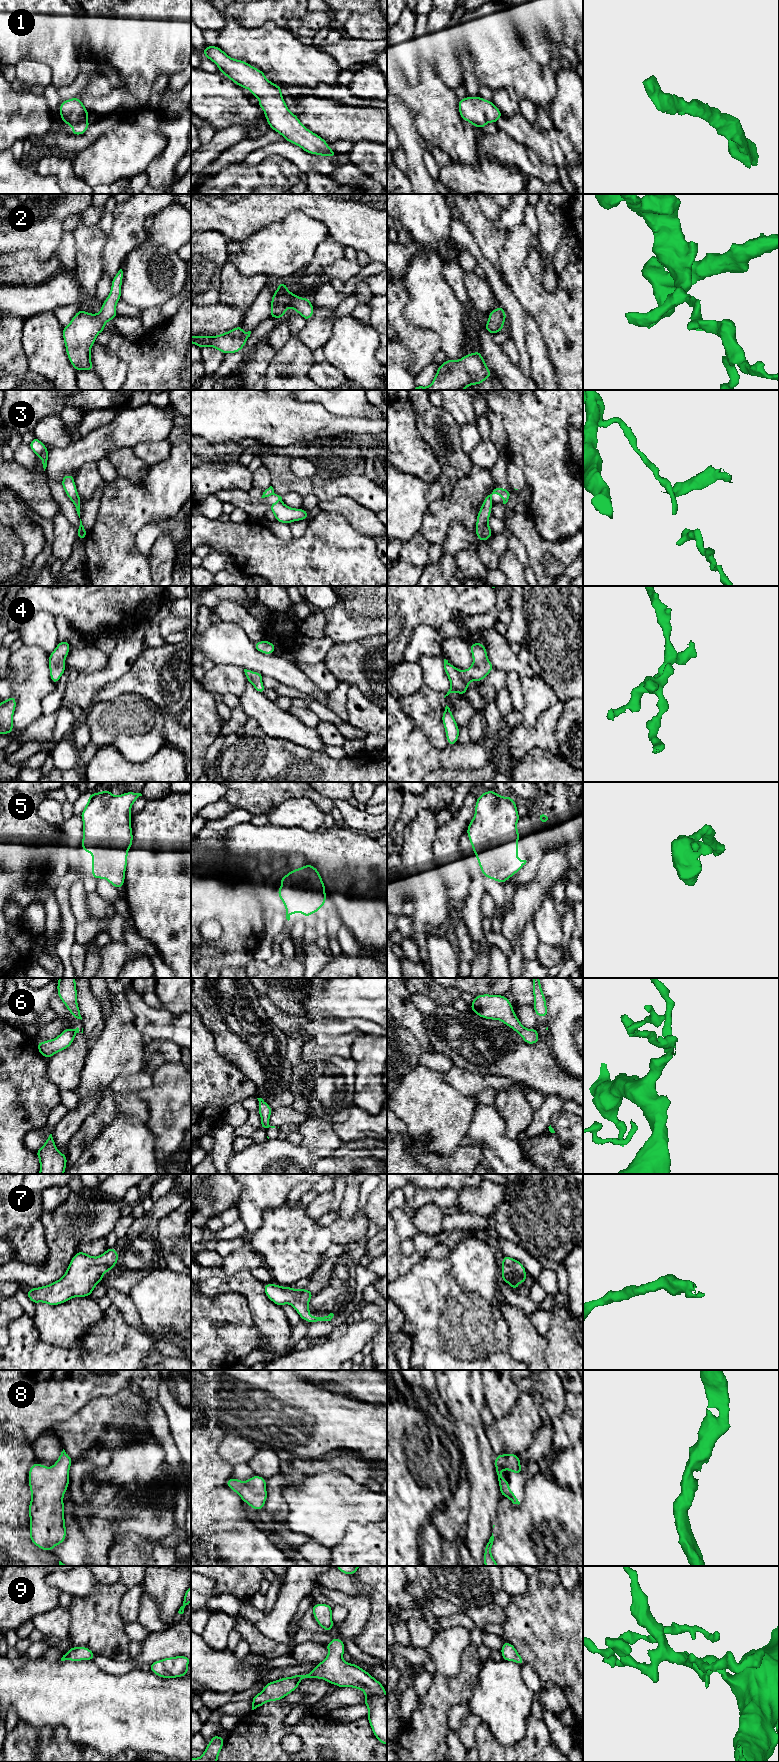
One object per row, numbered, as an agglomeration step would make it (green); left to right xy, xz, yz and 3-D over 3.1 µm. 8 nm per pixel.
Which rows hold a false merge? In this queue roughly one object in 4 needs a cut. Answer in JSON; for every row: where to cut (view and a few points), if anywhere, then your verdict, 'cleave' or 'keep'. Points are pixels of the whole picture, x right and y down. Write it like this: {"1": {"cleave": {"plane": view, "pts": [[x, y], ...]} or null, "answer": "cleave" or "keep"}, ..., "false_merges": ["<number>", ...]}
{"1": {"cleave": null, "answer": "keep"}, "2": {"cleave": null, "answer": "keep"}, "3": {"cleave": {"plane": "yz", "pts": [[489, 494], [491, 496]]}, "answer": "cleave"}, "4": {"cleave": null, "answer": "keep"}, "5": {"cleave": null, "answer": "keep"}, "6": {"cleave": {"plane": "xy", "pts": [[73, 1031], [75, 1034]]}, "answer": "cleave"}, "7": {"cleave": null, "answer": "keep"}, "8": {"cleave": null, "answer": "keep"}, "9": {"cleave": null, "answer": "keep"}, "false_merges": ["3", "6"]}

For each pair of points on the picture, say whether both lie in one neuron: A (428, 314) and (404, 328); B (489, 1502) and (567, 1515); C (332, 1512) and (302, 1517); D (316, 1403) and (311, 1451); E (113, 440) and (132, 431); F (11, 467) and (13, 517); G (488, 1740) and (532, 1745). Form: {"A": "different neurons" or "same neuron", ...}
{"A": "different neurons", "B": "different neurons", "C": "same neuron", "D": "same neuron", "E": "same neuron", "F": "different neurons", "G": "same neuron"}

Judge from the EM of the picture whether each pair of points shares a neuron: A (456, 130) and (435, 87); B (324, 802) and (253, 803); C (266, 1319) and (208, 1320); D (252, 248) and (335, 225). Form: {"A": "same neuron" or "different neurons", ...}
{"A": "same neuron", "B": "same neuron", "C": "different neurons", "D": "different neurons"}

